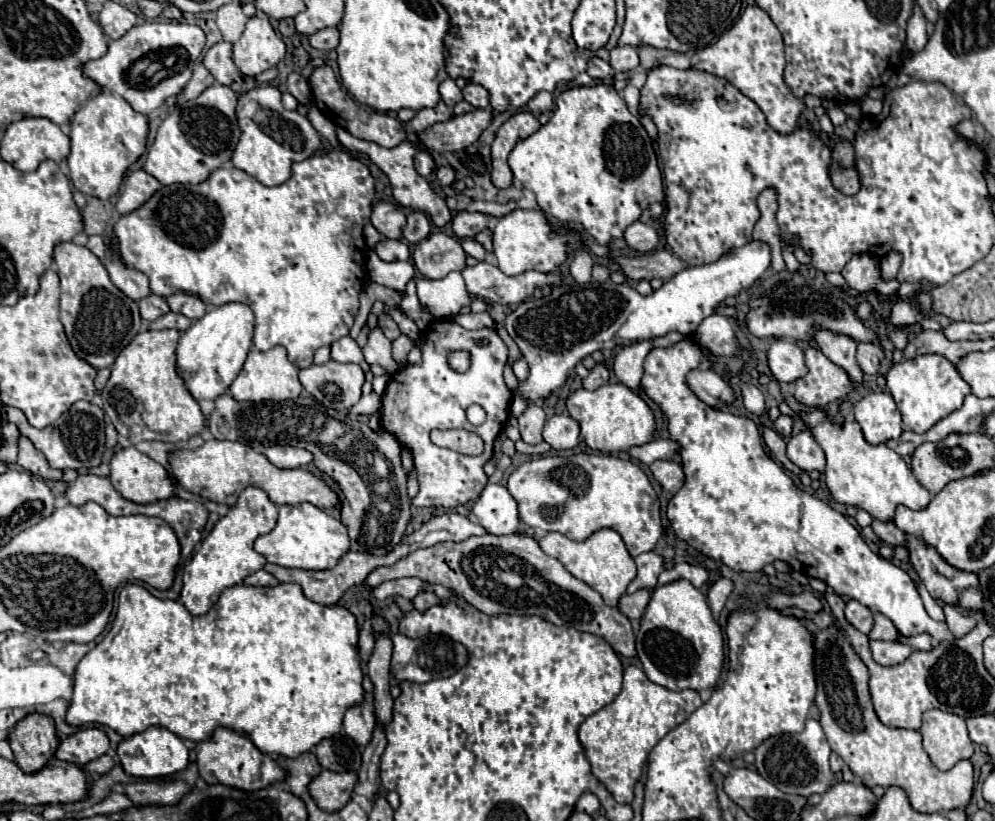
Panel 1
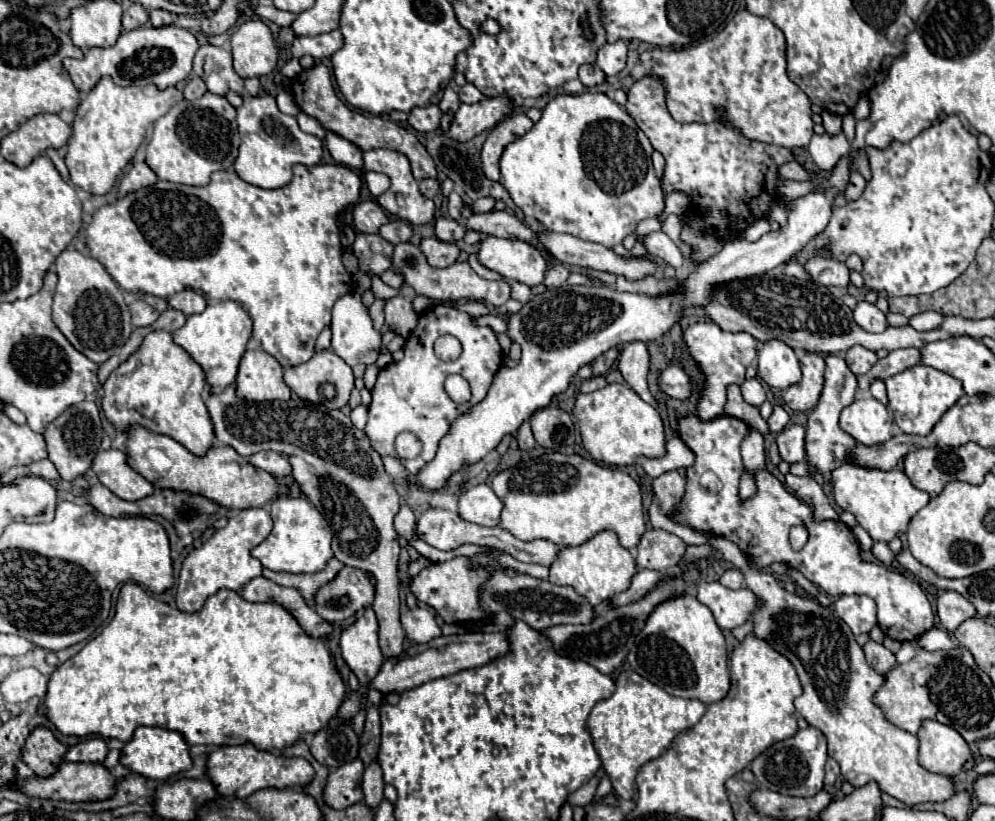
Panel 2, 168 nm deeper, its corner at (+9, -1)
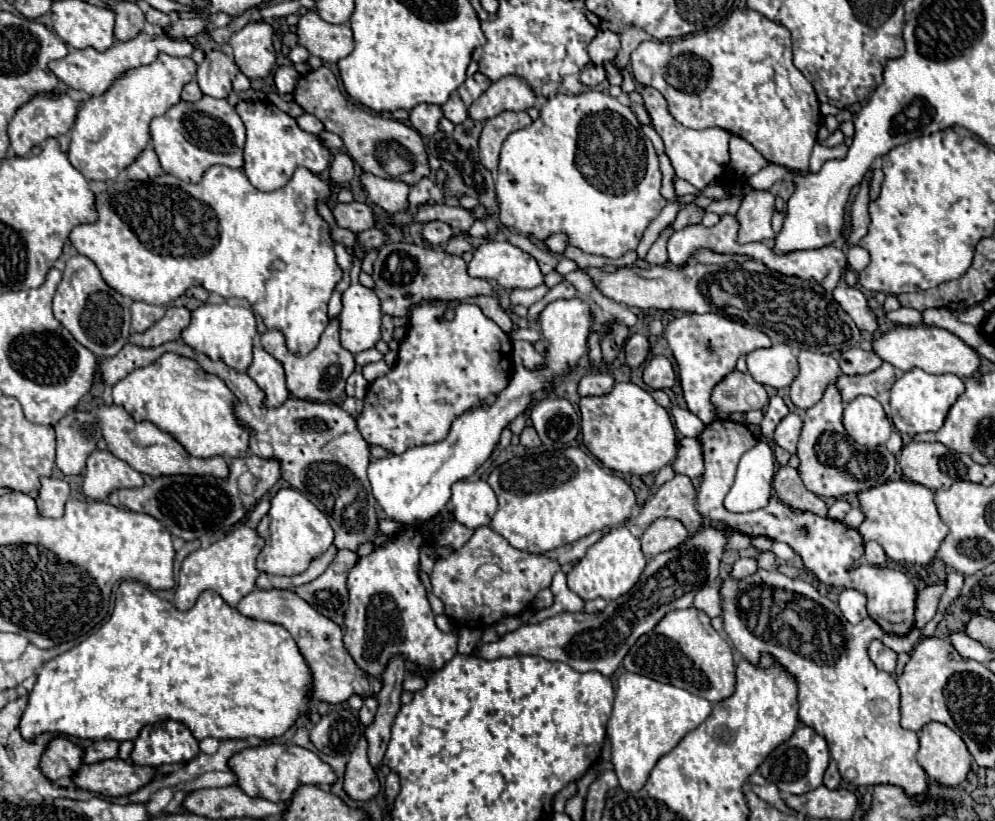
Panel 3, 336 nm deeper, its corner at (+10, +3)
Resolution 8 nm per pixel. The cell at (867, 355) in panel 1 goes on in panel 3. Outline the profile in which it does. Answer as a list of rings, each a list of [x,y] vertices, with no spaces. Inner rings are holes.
[[[852,347],[840,355],[840,369],[846,375],[868,375],[882,365],[880,357],[872,351],[864,351],[860,347]]]

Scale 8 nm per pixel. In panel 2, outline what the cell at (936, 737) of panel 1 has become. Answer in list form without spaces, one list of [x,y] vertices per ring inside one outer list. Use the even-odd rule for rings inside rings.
[[[925,719],[917,733],[919,763],[933,773],[955,777],[971,757],[967,741],[949,725]]]

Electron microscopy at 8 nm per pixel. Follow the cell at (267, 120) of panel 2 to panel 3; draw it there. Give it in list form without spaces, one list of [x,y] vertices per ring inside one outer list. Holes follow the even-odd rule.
[[[240,101],[236,105],[238,115],[246,127],[246,145],[244,145],[244,173],[250,183],[260,191],[276,191],[284,187],[296,167],[306,167],[314,175],[324,173],[330,167],[332,153],[320,139],[312,133],[306,133],[298,127],[296,119],[280,111],[270,101]]]

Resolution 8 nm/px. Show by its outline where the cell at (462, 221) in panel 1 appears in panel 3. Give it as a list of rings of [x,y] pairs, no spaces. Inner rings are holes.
[[[430,221],[424,225],[422,235],[428,245],[436,247],[436,245],[444,245],[452,239],[452,229],[450,229],[450,225],[444,225],[442,221]]]

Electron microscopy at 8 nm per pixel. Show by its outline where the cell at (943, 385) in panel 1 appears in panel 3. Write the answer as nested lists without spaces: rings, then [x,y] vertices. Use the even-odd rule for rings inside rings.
[[[912,369],[904,373],[890,389],[890,413],[892,423],[902,435],[918,435],[926,431],[938,431],[944,425],[944,419],[956,399],[964,393],[964,381],[958,375],[930,375],[922,369]]]

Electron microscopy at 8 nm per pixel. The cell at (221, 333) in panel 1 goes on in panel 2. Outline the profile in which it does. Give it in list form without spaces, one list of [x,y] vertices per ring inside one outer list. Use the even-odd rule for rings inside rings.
[[[221,301],[207,305],[203,313],[187,317],[187,323],[173,333],[173,341],[183,347],[189,357],[203,369],[205,381],[211,393],[221,393],[235,381],[239,359],[245,353],[245,345],[251,337],[251,317],[235,301]]]

